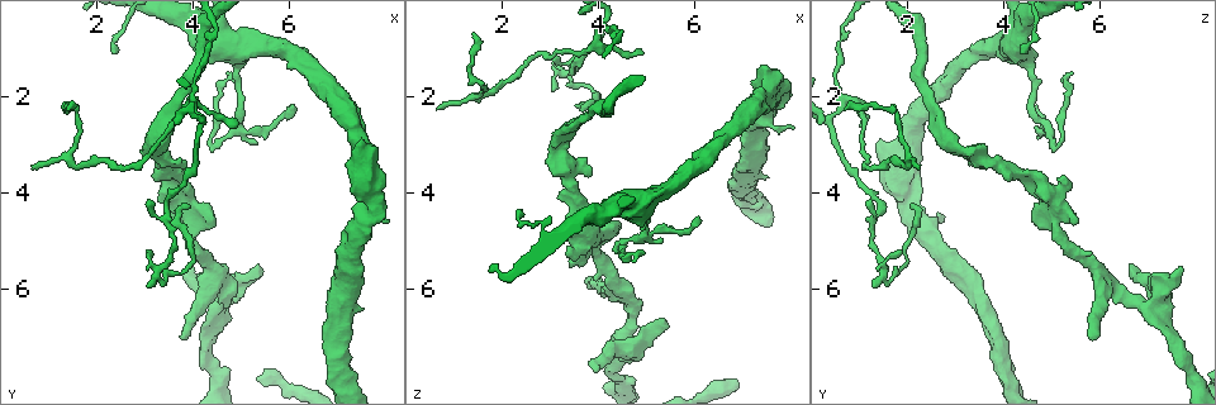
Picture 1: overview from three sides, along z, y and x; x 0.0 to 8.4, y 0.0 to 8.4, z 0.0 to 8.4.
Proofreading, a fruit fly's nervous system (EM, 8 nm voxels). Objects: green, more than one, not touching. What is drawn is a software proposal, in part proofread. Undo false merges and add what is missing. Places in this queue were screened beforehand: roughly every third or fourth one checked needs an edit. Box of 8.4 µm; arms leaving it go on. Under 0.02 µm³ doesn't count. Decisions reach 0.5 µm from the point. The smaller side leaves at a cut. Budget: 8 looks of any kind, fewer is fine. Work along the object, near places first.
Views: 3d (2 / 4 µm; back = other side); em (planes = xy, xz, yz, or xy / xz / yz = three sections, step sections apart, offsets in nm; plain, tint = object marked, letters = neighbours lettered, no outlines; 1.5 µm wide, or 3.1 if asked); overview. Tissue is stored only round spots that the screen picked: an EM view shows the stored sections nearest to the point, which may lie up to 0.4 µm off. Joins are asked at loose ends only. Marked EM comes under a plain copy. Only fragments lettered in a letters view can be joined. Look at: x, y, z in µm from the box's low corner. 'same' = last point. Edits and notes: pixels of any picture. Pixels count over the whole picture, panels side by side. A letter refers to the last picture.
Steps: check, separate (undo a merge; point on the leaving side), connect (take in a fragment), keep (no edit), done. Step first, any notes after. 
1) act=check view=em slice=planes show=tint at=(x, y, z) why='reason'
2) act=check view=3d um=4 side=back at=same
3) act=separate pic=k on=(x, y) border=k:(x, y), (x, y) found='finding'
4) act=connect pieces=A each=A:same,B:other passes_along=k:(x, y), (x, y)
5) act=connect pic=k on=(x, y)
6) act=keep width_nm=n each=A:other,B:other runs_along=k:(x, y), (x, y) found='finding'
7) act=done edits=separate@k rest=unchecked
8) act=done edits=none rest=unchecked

act=check view=3d um=2 at=(3.40, 4.60, 5.50) why='an open end'

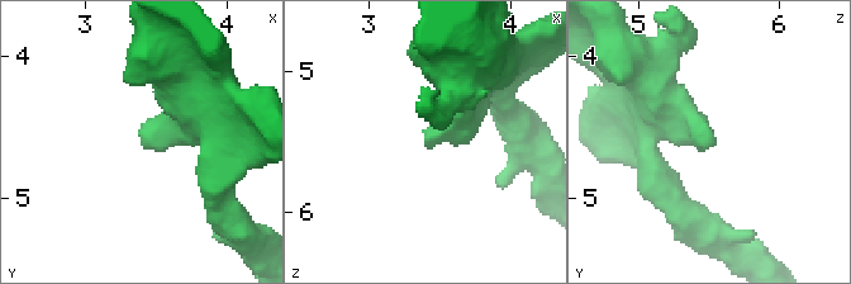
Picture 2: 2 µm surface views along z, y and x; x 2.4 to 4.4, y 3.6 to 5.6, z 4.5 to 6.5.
act=check view=em slice=planes show=letters at=(3.38, 4.58, 5.50)

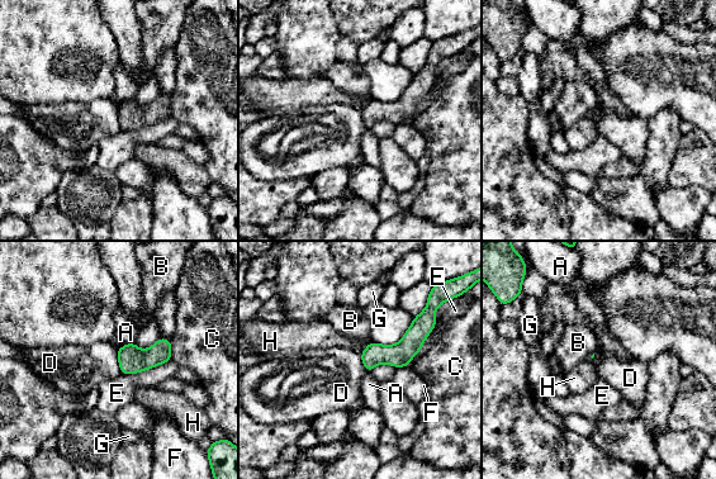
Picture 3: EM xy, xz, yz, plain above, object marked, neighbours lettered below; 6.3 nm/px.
act=keep longest_contact=E:320nm each=A:other,B:other,C:other,D:other,E:other,F:other,G:other,H:other border=3:(117, 349), (117, 361), (122, 373) found='none of them fits'

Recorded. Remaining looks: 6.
act=check view=em slice=planes show=letters at=(3.15, 4.20, 1.15)

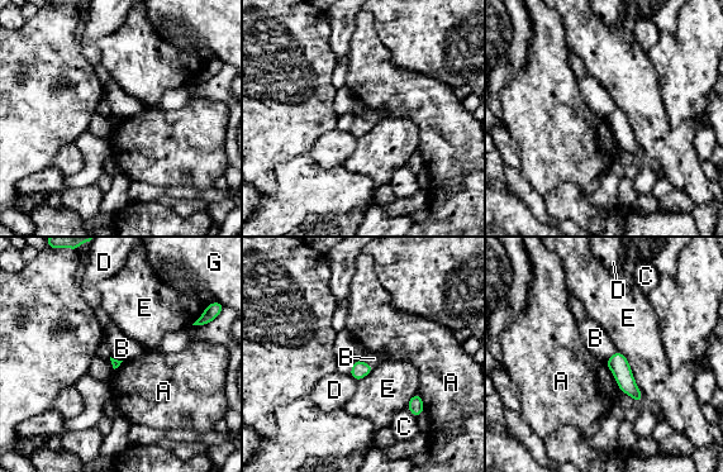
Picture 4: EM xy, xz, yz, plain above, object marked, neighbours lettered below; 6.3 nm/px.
act=keep longest_contact=E:340nm each=A:other,B:other,C:other,D:other,E:other,G:other border=4:(355, 358), (374, 367) found='no lettered fragment goes on from it'

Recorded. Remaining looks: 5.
act=check view=em slice=planes show=letters at=(4.00, 2.10, 0.75) why='sharp bend'

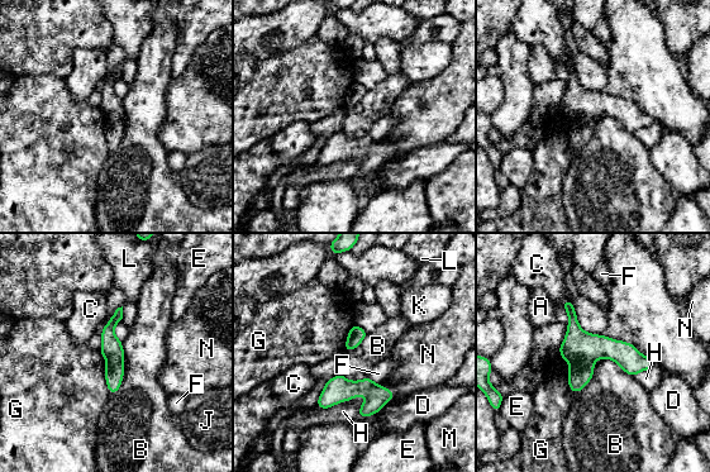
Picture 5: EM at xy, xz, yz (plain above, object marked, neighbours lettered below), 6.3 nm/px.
act=keep longest_contact=B:340nm each=A:other,B:other,C:other,D:other,E:other,F:other,G:other,H:other,J:other,K:other,L:other,M:other,N:other found='all the same neuron'

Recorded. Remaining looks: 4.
act=done edits=none rest=unchecked

